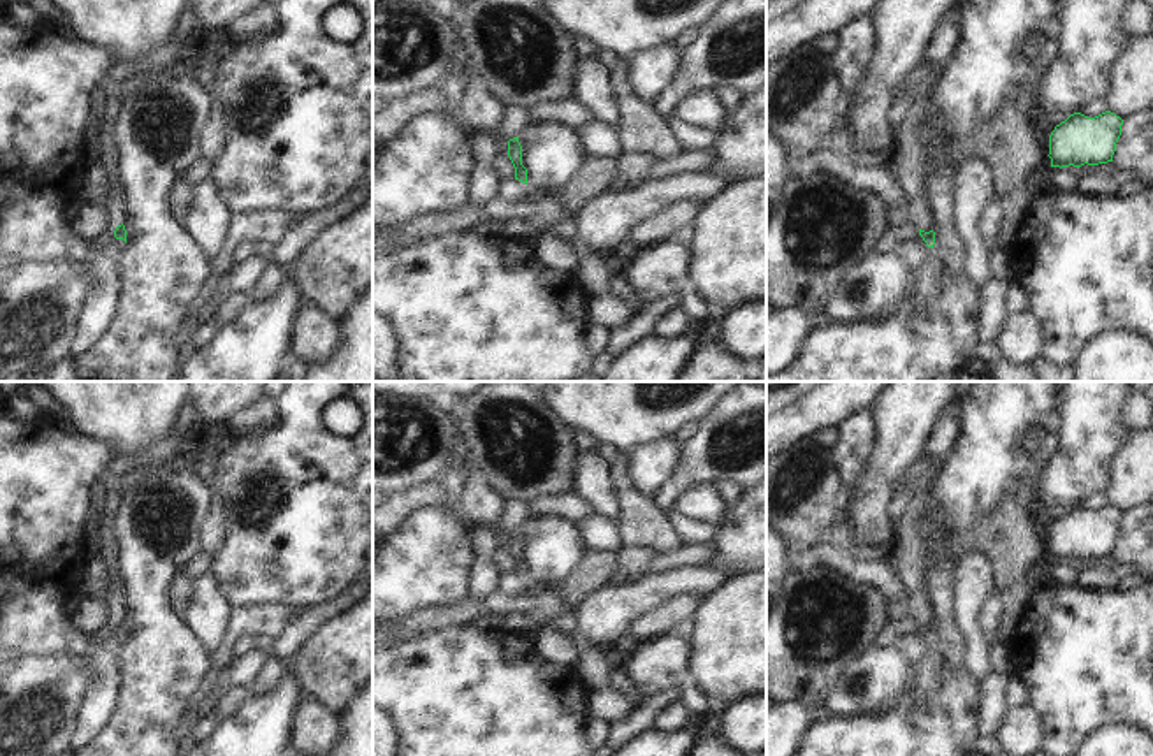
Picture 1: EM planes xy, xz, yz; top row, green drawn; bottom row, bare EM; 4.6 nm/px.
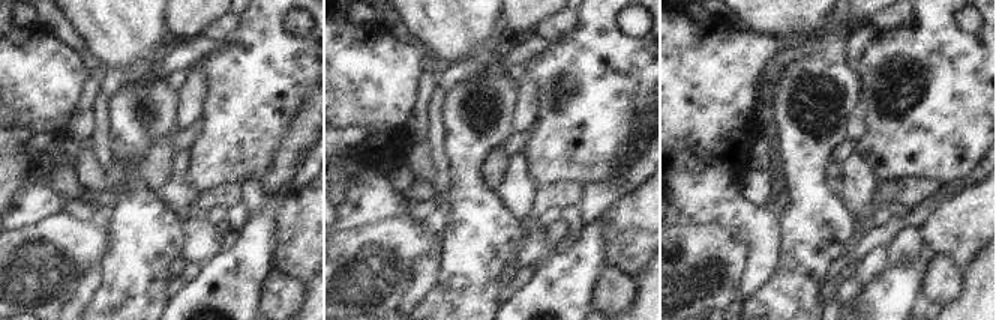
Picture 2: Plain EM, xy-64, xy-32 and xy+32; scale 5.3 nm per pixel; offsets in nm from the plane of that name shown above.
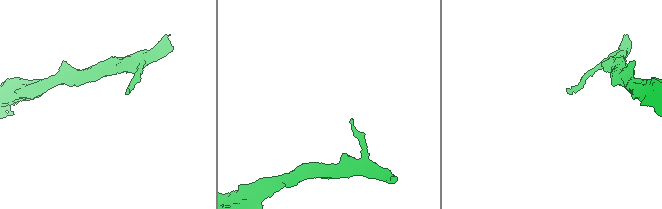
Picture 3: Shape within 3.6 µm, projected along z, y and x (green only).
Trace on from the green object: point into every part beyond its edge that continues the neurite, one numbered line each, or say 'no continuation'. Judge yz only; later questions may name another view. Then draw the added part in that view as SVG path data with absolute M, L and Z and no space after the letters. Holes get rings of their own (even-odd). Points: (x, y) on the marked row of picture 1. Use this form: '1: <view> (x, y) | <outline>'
1: yz (914, 254) | M917 237L914 241L903 243L896 255L909 265L912 273L919 271L925 264L925 260L933 253L932 248L926 246L926 243Z

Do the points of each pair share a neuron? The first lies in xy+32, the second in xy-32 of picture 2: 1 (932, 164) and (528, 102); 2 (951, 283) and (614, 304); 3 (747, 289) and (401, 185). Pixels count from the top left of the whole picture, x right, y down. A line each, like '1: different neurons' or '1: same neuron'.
1: different neurons
2: same neuron
3: different neurons

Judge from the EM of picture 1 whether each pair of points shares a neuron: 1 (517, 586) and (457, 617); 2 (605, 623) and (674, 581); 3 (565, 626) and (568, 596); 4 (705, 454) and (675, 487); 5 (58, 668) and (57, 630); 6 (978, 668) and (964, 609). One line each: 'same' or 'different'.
1: different
2: same
3: different
4: same
5: different
6: same

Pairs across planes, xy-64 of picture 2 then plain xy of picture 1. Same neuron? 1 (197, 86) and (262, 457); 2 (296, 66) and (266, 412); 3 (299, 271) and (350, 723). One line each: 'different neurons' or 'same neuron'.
1: different neurons
2: different neurons
3: different neurons

